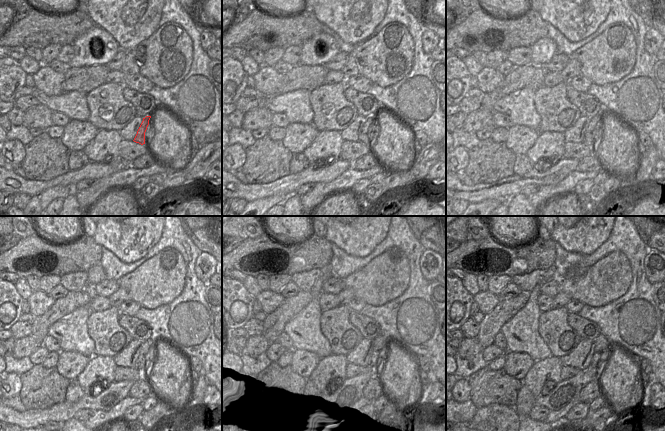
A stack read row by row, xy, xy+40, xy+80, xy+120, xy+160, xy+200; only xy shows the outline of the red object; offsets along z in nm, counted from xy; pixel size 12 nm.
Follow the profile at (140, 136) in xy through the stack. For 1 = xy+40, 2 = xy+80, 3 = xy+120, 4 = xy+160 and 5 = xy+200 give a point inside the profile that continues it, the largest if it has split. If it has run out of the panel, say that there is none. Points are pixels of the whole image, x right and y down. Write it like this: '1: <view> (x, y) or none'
1: xy+40 (370, 122)
2: xy+80 (594, 127)
3: xy+120 (147, 351)
4: xy+160 (378, 344)
5: xy+200 (603, 347)

